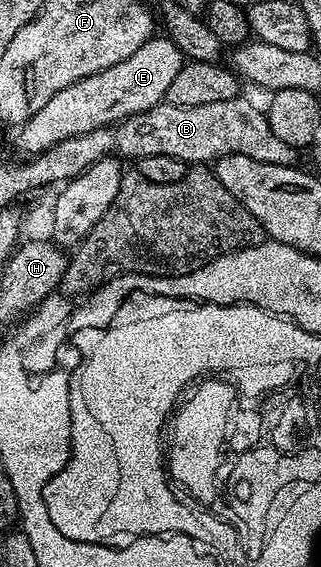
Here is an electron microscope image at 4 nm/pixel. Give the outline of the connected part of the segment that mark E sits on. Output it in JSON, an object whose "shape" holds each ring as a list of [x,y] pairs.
{"shape":[[[156,34],[150,40],[146,40],[141,46],[141,50],[133,50],[125,62],[117,62],[117,66],[109,66],[109,70],[101,70],[89,78],[81,78],[73,82],[73,86],[65,86],[37,114],[33,114],[27,120],[27,123],[18,129],[19,148],[28,157],[38,156],[39,153],[57,146],[59,142],[65,142],[74,136],[89,134],[98,128],[110,128],[121,120],[127,120],[130,116],[142,116],[153,106],[164,103],[167,98],[169,85],[173,78],[177,78],[177,70],[181,70],[185,63],[185,57],[180,48],[174,44],[170,36],[166,34]]]}

